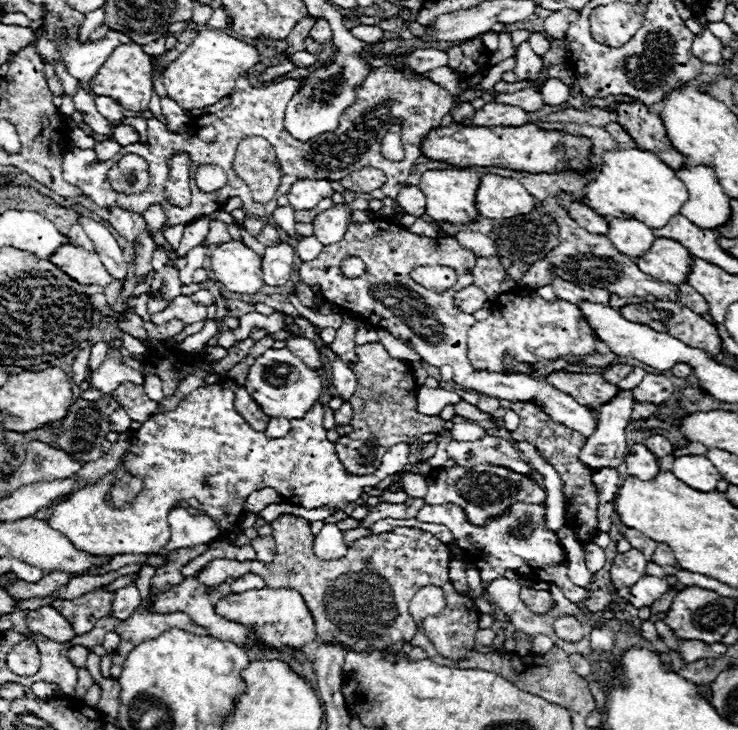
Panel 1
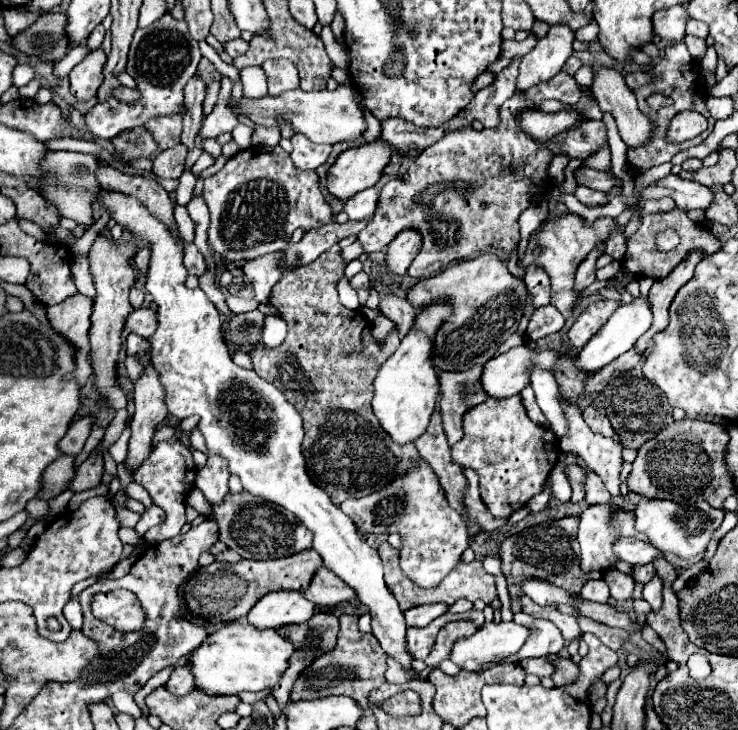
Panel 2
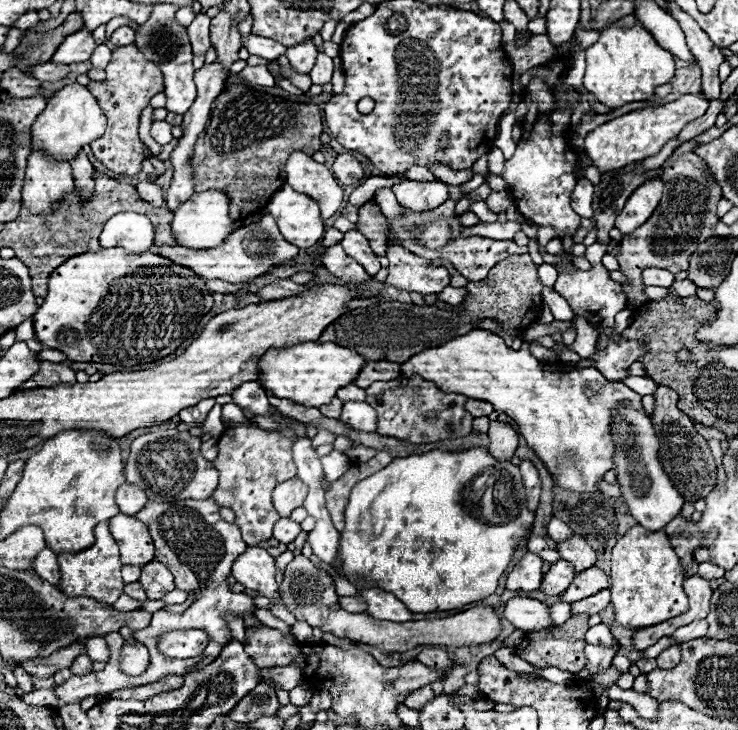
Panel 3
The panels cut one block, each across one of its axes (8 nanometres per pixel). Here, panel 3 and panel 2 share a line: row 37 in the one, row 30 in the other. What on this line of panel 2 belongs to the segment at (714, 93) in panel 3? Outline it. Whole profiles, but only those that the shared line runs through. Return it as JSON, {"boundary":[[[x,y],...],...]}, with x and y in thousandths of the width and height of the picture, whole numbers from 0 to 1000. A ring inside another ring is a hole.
{"boundary":[[[932,27],[930,47],[946,49],[946,52],[957,52],[959,49],[959,36],[954,30],[946,30],[946,27]]]}

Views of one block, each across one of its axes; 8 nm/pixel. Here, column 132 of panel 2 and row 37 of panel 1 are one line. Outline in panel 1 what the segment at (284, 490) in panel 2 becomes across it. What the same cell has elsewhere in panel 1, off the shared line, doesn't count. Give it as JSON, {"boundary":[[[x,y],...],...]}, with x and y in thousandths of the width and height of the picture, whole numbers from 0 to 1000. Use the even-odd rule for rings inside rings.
{"boundary":[[[274,41],[266,55],[238,79],[228,88],[228,93],[220,101],[220,112],[225,118],[225,126],[233,137],[241,140],[241,145],[257,148],[279,148],[301,137],[304,132],[312,132],[317,126],[320,107],[350,88],[350,68],[341,60],[333,60],[322,52],[309,49],[301,41]]]}

